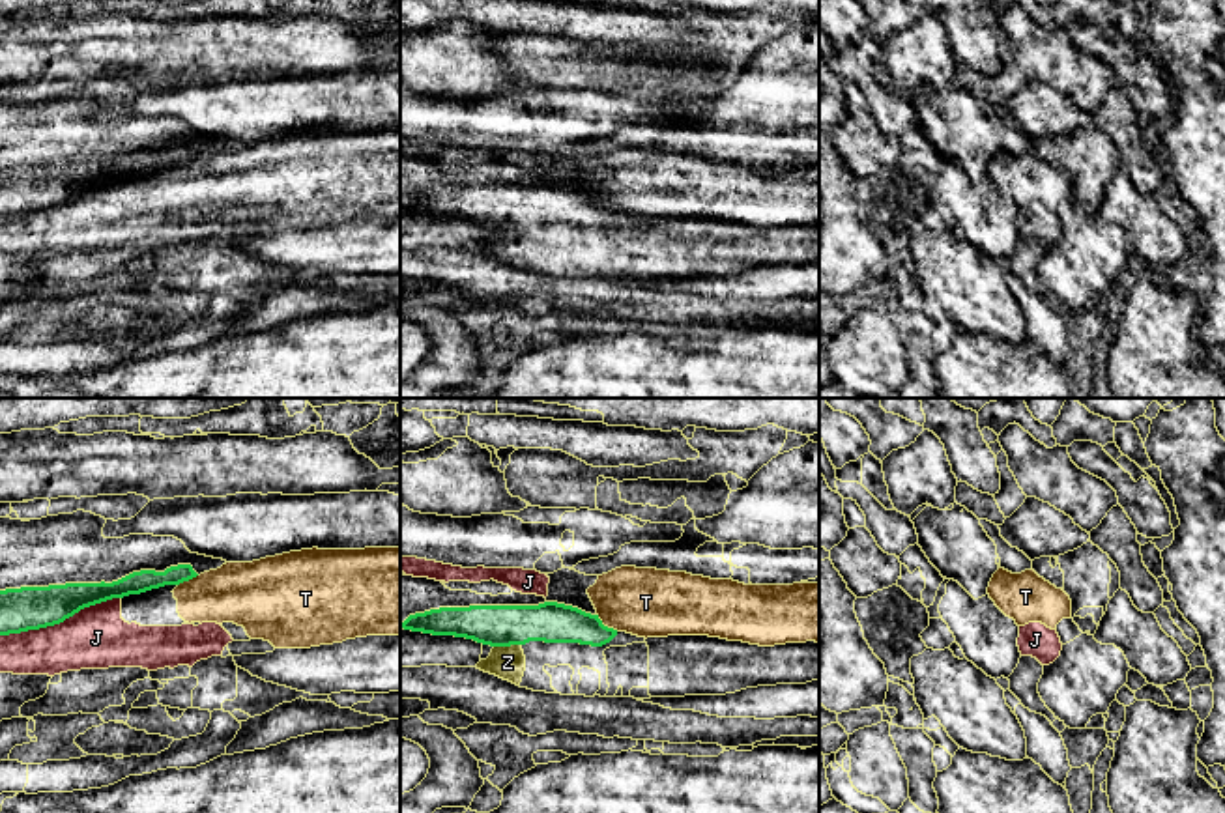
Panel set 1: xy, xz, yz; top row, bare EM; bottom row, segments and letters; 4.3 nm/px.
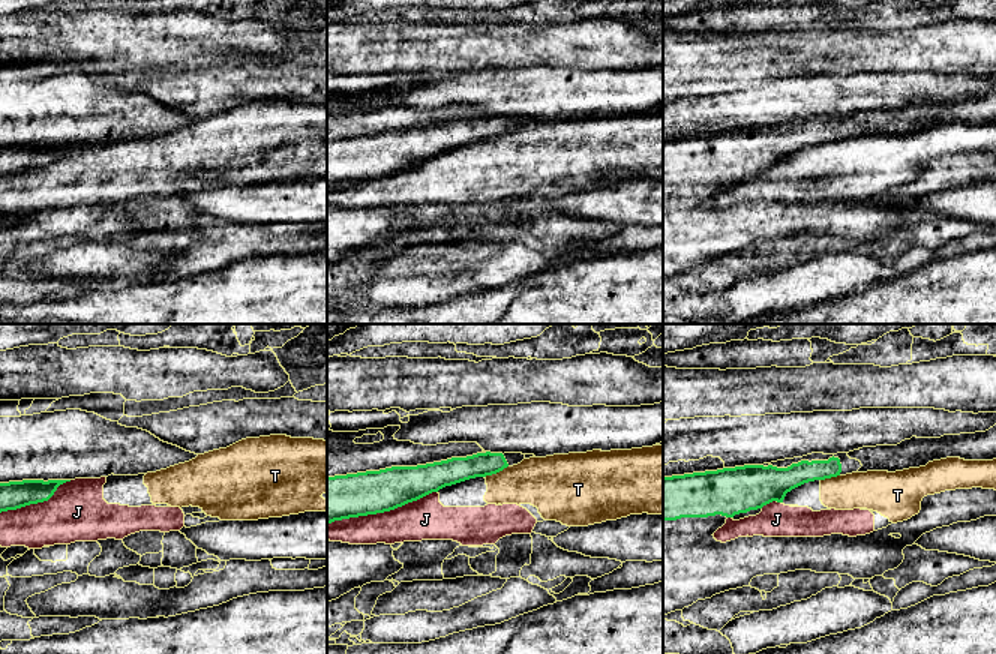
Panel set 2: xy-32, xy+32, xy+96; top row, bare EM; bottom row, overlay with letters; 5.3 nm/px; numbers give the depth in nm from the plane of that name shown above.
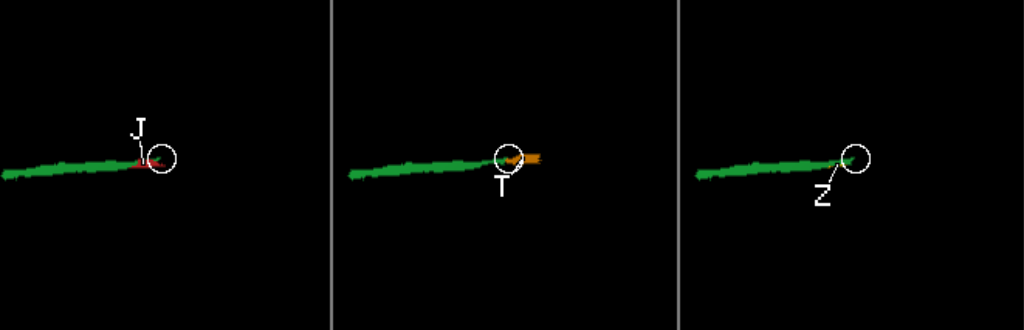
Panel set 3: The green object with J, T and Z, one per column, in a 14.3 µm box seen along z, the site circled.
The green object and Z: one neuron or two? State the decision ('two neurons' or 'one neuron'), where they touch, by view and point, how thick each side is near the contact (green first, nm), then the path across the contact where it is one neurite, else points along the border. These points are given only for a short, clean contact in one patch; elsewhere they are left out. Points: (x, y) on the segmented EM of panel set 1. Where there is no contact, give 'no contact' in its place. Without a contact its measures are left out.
one neuron; meets green in xz at (507, 645); 180 nm thick on the green side, 140 nm on the other

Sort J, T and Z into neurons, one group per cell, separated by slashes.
J T / Z

